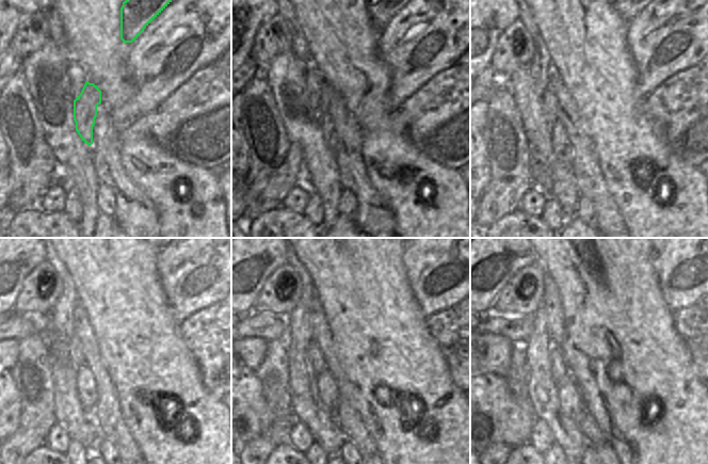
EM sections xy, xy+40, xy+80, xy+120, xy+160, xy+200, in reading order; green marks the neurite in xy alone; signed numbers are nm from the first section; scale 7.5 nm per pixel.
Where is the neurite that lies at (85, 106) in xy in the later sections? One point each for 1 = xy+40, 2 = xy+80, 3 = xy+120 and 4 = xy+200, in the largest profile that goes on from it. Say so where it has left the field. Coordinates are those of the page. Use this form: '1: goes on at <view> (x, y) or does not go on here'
1: goes on at xy+40 (324, 121)
2: goes on at xy+80 (562, 146)
3: goes on at xy+120 (85, 384)
4: goes on at xy+200 (570, 401)

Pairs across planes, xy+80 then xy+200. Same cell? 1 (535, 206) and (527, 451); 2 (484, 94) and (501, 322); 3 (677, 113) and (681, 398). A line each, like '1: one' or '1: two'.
1: two
2: one
3: two

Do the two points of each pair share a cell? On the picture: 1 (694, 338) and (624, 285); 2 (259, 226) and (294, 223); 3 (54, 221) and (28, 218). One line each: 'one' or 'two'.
1: two
2: one
3: one

